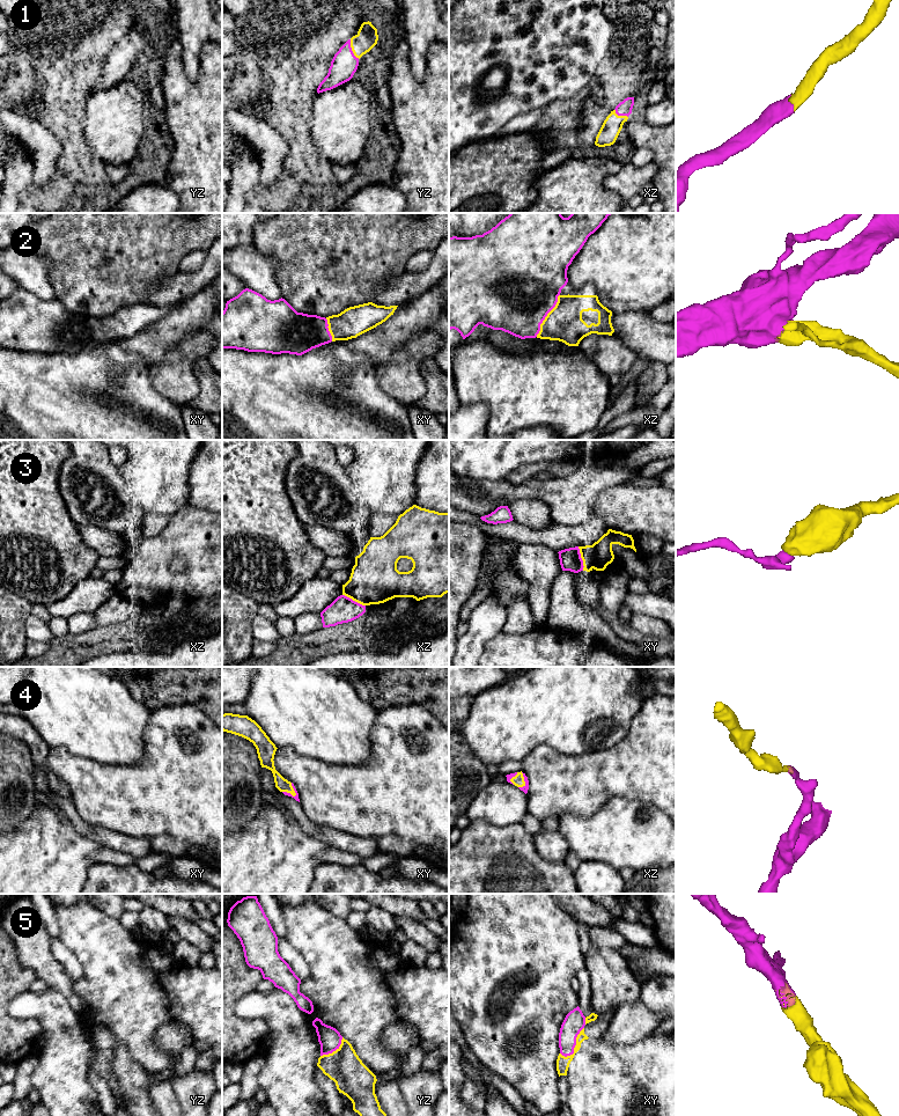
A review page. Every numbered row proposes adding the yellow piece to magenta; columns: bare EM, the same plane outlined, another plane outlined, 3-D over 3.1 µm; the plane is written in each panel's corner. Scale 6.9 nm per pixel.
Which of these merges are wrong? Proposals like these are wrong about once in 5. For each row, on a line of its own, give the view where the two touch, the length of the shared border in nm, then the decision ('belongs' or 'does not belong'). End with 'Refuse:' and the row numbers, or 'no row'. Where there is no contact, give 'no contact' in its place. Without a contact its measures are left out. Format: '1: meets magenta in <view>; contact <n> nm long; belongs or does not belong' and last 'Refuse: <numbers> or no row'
1: meets magenta in yz; contact 150 nm long; belongs
2: meets magenta in xz; contact 340 nm long; belongs
3: meets magenta in xy; contact 170 nm long; does not belong
4: meets magenta in xy; contact 110 nm long; belongs
5: meets magenta in xy; contact 260 nm long; belongs
Refuse: 3

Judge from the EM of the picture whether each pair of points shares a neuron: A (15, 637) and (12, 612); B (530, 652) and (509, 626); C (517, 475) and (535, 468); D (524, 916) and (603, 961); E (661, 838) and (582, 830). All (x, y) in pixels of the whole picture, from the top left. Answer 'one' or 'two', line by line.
A: one
B: two
C: one
D: two
E: one

